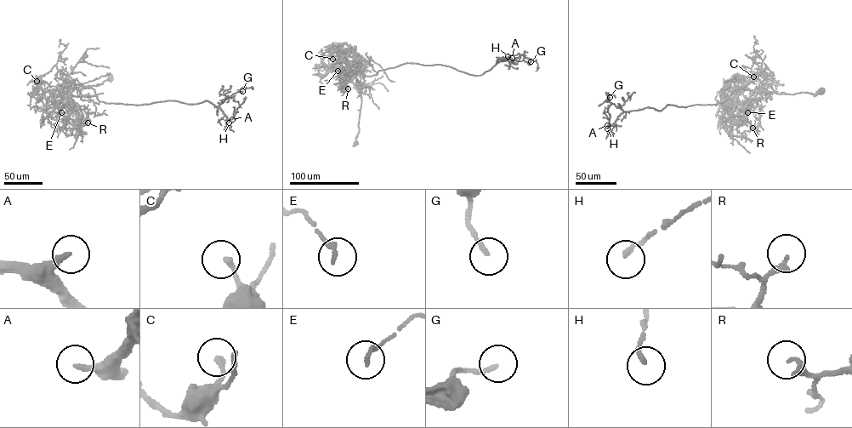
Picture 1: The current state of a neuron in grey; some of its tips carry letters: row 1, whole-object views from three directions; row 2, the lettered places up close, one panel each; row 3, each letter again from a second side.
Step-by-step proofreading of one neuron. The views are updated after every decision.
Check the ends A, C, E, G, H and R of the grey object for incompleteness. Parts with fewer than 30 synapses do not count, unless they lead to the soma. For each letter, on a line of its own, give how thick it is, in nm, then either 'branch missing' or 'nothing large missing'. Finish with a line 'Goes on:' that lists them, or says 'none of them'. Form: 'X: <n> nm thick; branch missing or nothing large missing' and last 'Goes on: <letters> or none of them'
A: 200 nm thick; branch missing
C: 200 nm thick; nothing large missing
E: 160 nm thick; nothing large missing
G: 150 nm thick; nothing large missing
H: 160 nm thick; branch missing
R: 200 nm thick; nothing large missing
Goes on: A, H

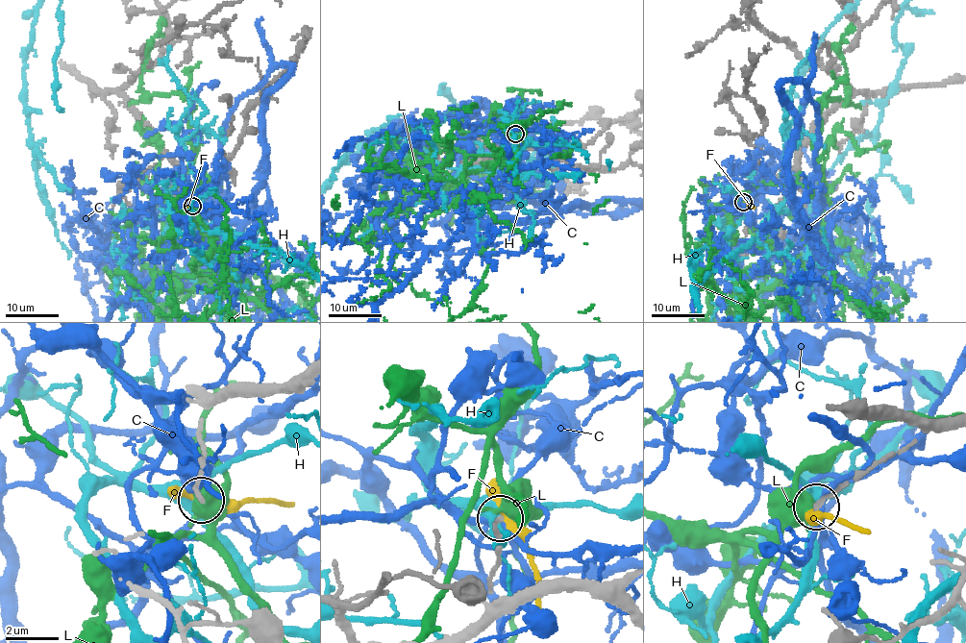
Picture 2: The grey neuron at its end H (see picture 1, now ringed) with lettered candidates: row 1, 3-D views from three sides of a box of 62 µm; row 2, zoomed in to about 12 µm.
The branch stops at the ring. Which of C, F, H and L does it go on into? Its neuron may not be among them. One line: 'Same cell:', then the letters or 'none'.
Same cell: none

